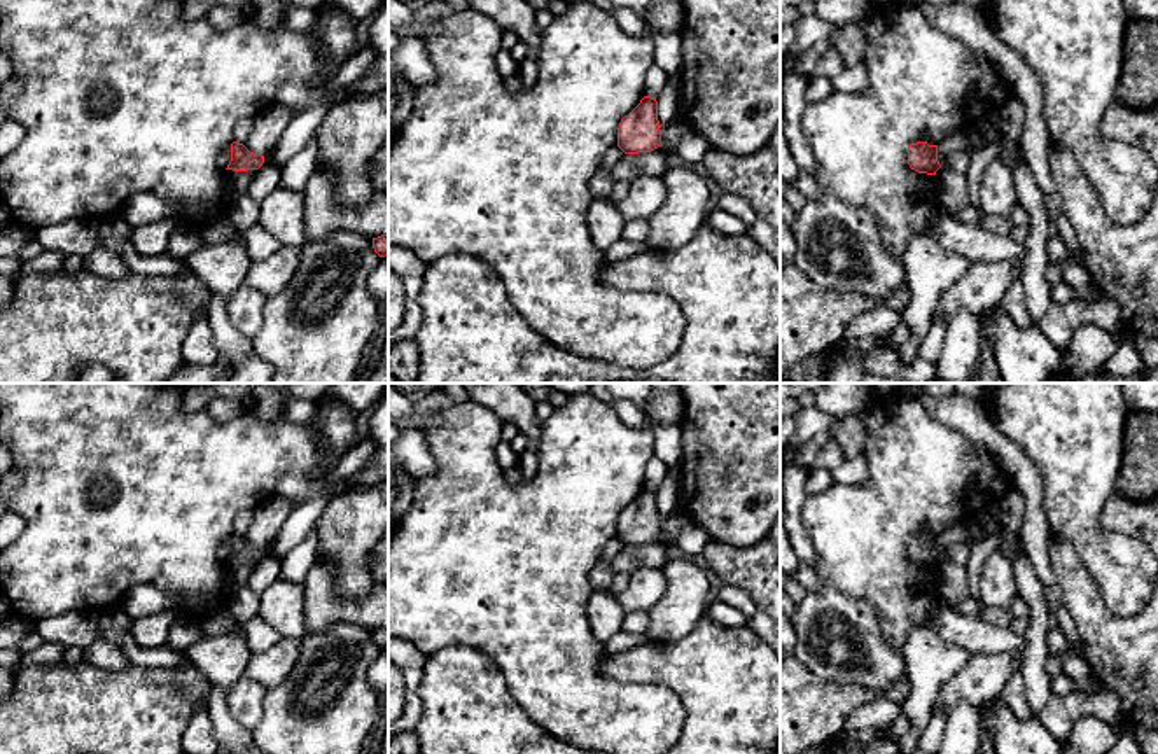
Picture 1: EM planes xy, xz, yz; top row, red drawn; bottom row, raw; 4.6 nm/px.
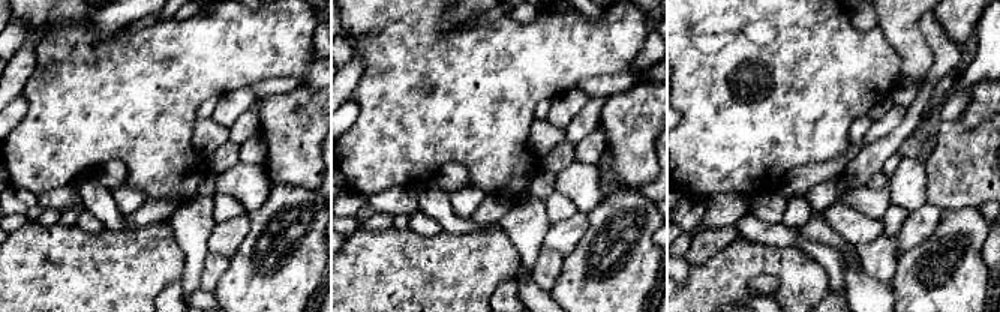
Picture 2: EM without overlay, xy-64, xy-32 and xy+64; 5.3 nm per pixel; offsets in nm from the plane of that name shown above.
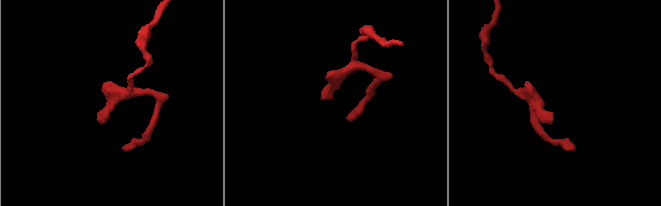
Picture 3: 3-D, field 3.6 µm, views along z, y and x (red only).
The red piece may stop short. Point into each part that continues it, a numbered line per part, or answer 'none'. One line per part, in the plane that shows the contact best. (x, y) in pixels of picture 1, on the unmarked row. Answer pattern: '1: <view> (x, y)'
none

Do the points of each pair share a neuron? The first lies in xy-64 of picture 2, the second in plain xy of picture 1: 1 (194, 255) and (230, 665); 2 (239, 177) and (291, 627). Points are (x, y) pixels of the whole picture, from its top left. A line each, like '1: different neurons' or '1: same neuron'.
1: same neuron
2: same neuron

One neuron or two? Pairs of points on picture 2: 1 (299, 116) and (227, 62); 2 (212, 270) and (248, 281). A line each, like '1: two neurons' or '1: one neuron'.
1: two neurons
2: two neurons

